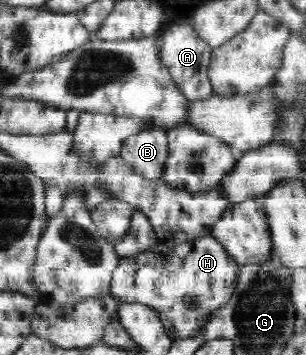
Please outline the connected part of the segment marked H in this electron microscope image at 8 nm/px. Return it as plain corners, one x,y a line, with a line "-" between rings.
203,235
177,244
171,253
155,250
120,257
111,279
110,292
119,303
143,303
153,308
159,314
165,332
171,339
188,339
194,338
197,330
209,321
213,313
230,300
231,294
236,290
240,273
240,265
225,251
219,240
215,236

